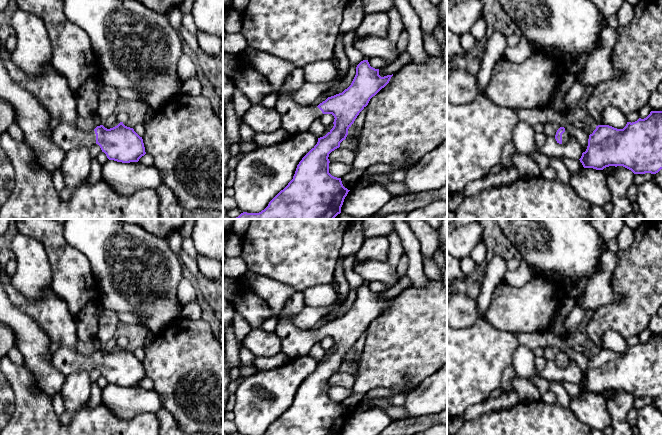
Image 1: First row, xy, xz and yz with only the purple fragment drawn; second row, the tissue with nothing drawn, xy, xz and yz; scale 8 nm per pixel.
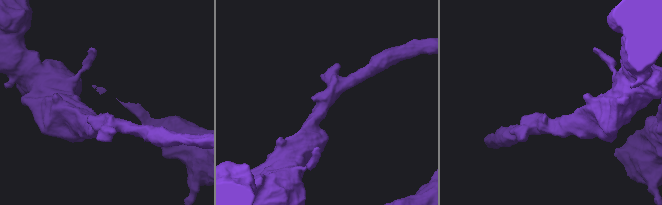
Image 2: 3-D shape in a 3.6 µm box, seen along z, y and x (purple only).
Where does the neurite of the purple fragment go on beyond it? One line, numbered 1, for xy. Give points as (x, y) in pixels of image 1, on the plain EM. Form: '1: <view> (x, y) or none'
1: xy (66, 360)

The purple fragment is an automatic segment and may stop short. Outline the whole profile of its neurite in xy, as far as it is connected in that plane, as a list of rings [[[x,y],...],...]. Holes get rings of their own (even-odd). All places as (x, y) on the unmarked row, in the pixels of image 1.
[[[123,346],[110,353],[100,349],[91,355],[56,347],[52,351],[52,365],[66,377],[78,370],[90,372],[98,368],[109,384],[122,387],[138,386],[146,378],[142,361]]]

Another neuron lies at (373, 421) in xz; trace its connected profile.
[[[380,407],[351,413],[344,423],[341,435],[380,435],[393,419]]]

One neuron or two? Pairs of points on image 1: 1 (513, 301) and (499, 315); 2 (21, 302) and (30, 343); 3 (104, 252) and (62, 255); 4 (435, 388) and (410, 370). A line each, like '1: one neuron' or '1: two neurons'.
1: one neuron
2: two neurons
3: two neurons
4: two neurons

